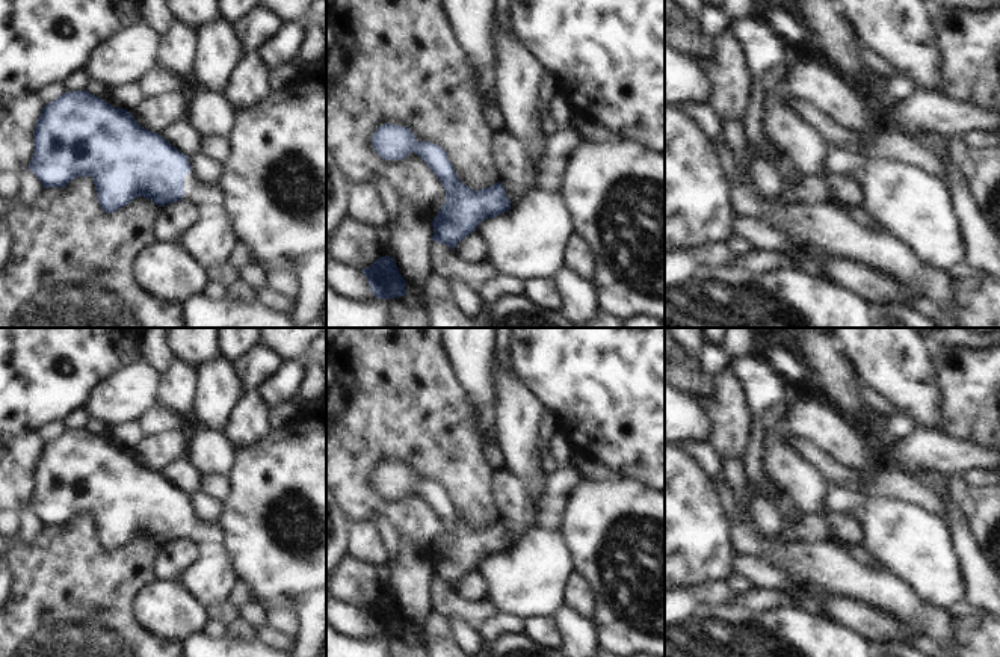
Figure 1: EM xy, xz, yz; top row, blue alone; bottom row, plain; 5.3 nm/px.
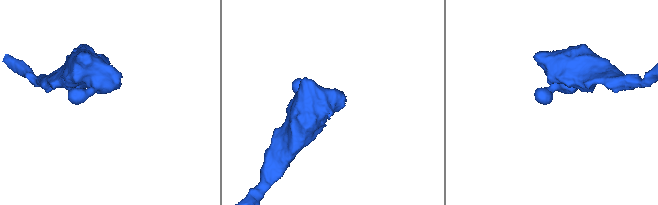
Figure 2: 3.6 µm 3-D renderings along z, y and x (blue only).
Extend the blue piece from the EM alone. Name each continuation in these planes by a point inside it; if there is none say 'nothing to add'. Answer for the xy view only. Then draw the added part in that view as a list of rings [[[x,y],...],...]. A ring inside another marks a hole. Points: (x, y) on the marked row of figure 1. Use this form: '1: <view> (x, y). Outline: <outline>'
1: xy (204, 195). Outline: [[[193,169],[184,177],[184,195],[187,201],[198,208],[219,208],[224,204],[224,195],[215,183],[201,181]]]

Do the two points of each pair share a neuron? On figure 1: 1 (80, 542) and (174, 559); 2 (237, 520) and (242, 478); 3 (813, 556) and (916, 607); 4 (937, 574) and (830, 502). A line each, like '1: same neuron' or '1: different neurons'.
1: different neurons
2: same neuron
3: same neuron
4: same neuron

